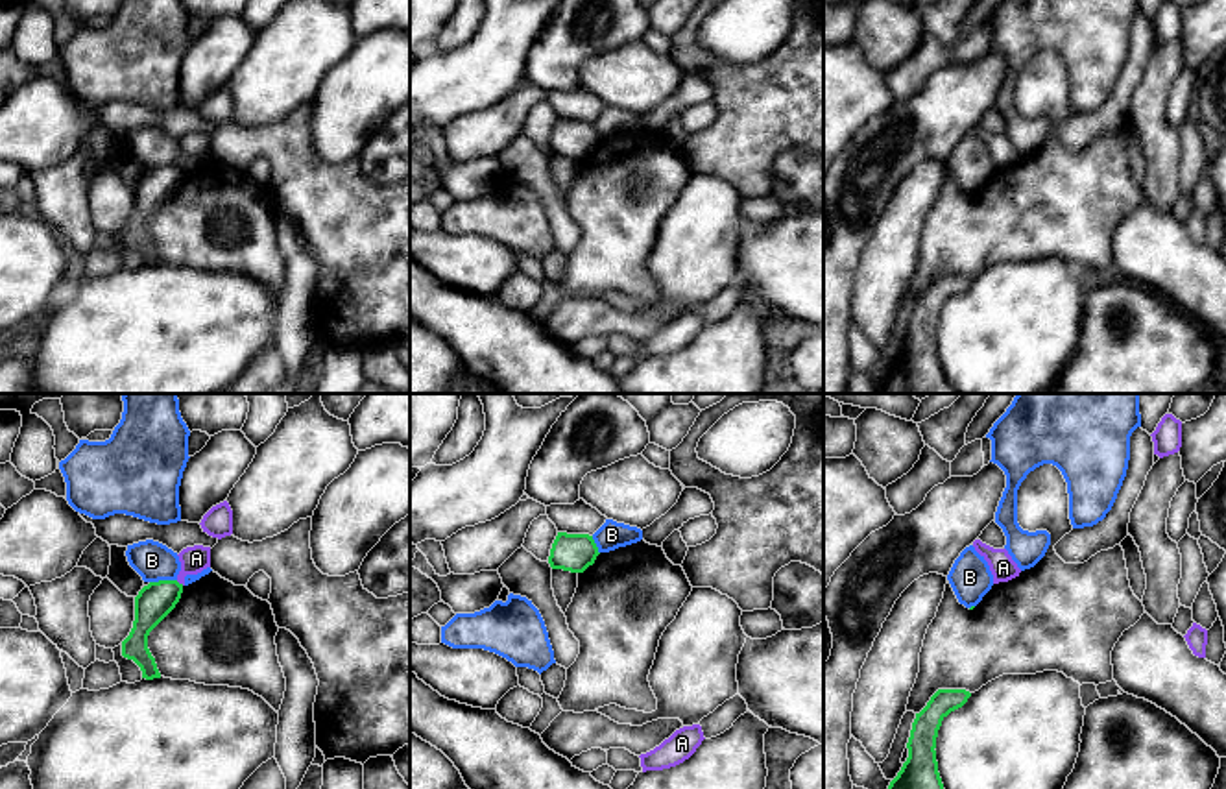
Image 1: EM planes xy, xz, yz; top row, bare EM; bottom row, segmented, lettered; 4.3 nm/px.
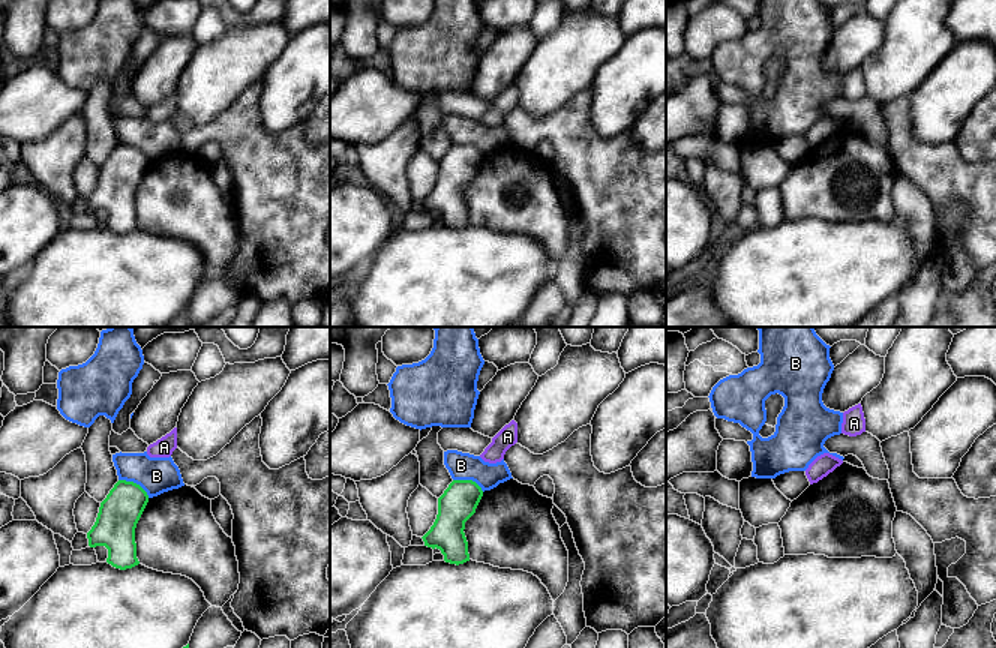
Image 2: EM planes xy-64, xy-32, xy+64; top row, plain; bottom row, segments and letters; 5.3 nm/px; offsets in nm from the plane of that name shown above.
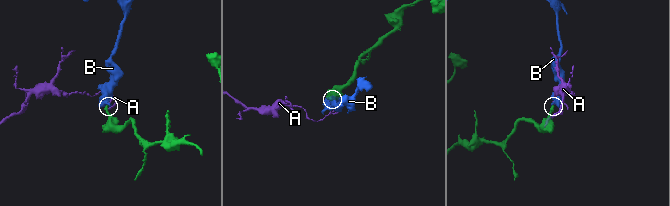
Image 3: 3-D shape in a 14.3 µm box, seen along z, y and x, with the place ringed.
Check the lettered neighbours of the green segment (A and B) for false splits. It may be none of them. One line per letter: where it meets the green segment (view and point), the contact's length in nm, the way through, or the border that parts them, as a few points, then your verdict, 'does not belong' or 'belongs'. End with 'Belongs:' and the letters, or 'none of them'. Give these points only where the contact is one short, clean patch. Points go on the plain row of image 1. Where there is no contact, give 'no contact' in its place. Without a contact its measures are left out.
A: contact xy (178, 169); length 40 nm; border xy (176, 167), (183, 170); does not belong
B: contact xy (163, 167); length 120 nm; border xy (176, 165), (150, 169); does not belong
Belongs: none of them

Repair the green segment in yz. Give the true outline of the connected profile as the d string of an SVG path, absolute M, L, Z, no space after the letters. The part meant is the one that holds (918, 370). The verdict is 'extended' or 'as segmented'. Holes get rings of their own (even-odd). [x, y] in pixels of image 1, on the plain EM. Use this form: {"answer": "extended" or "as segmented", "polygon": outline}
{"answer": "as segmented", "polygon": "M938 275L916 299L907 329L908 344L875 394L956 394L944 375L934 334L942 307L969 283L966 275Z"}

